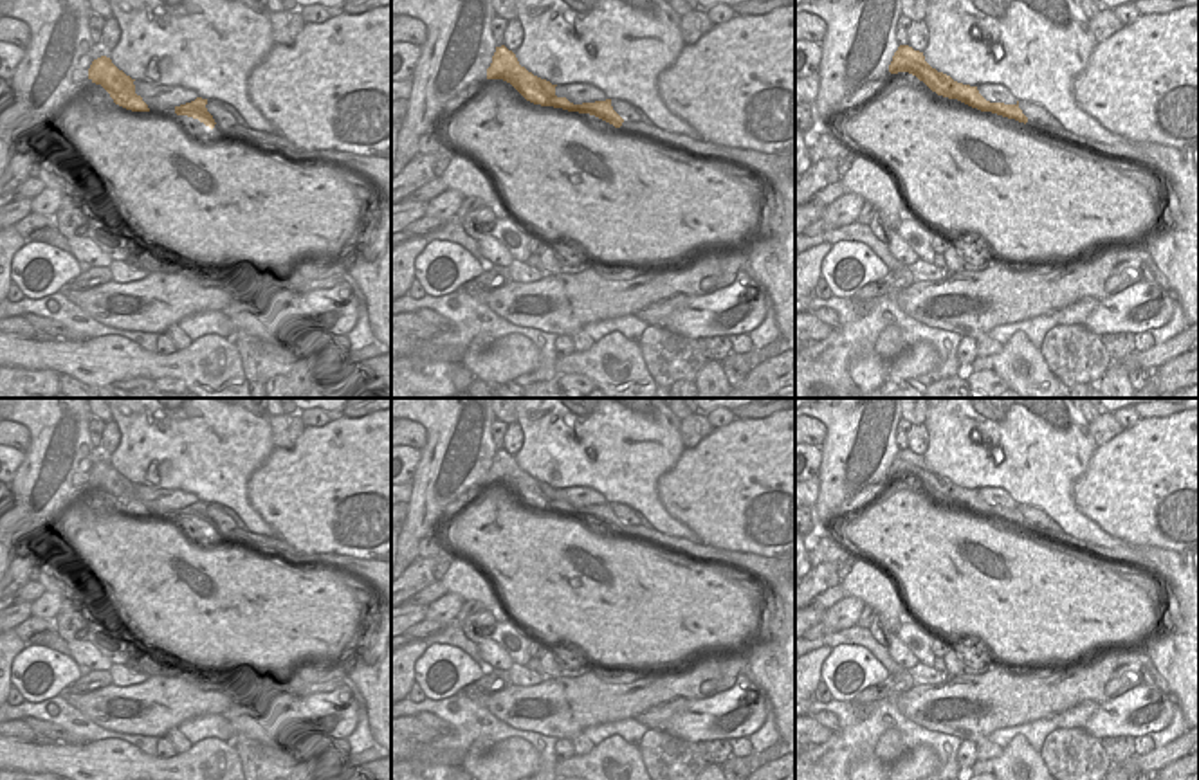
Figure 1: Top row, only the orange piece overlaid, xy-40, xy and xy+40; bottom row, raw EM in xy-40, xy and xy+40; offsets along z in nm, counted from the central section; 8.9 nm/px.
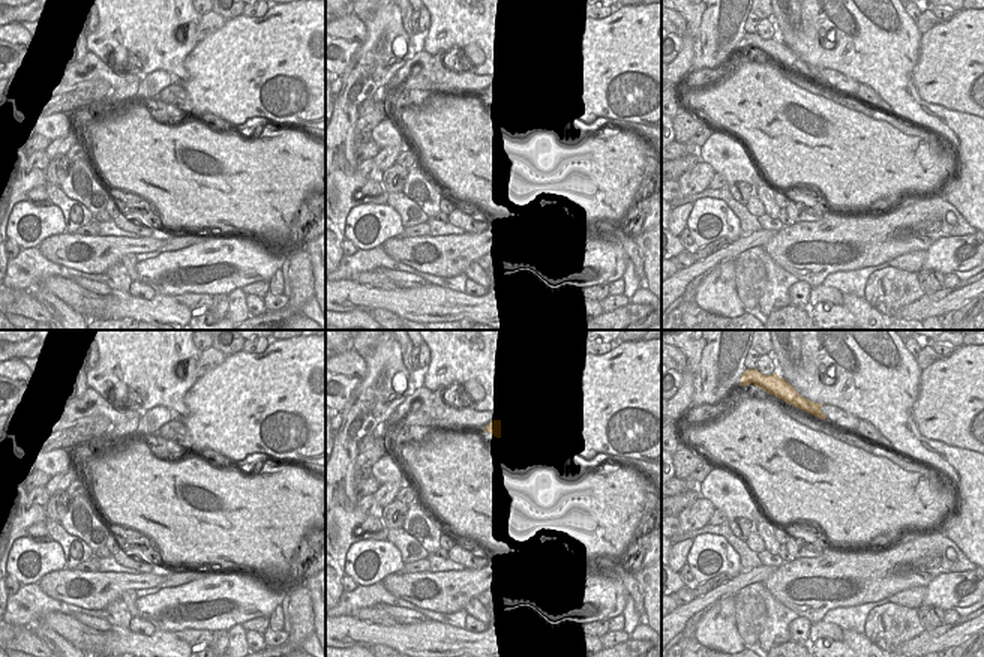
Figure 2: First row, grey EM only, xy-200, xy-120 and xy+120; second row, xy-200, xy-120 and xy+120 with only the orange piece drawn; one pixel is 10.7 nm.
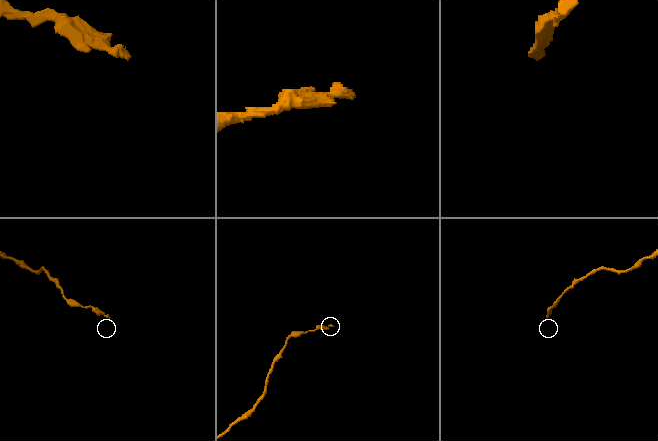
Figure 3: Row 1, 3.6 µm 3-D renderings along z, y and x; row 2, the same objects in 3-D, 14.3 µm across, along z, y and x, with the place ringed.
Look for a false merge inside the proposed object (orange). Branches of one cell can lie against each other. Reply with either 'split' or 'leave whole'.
leave whole

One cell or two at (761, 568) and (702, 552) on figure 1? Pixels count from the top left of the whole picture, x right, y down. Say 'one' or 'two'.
one

